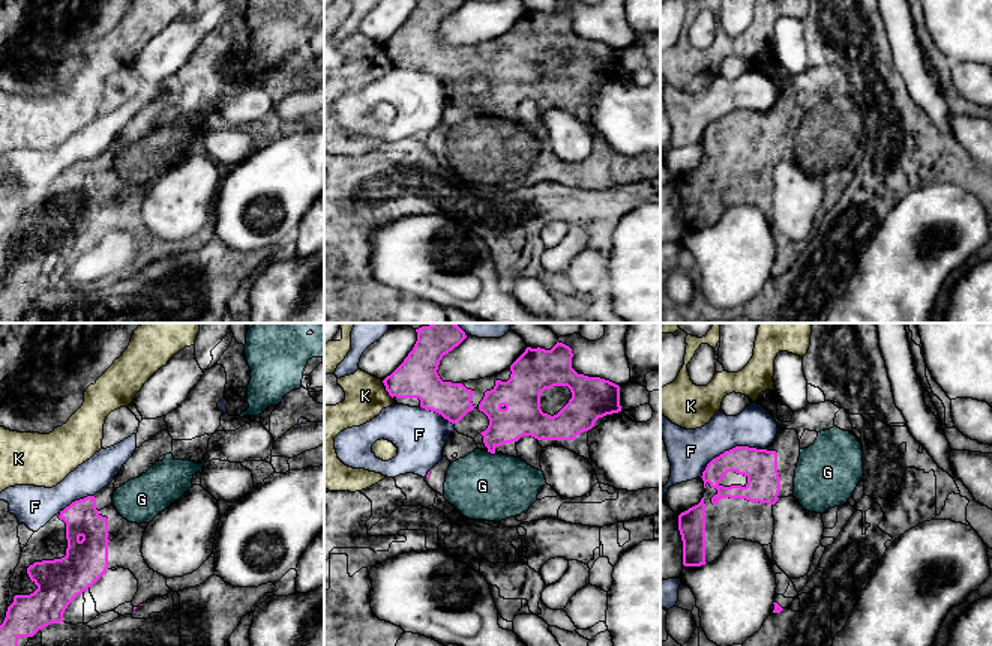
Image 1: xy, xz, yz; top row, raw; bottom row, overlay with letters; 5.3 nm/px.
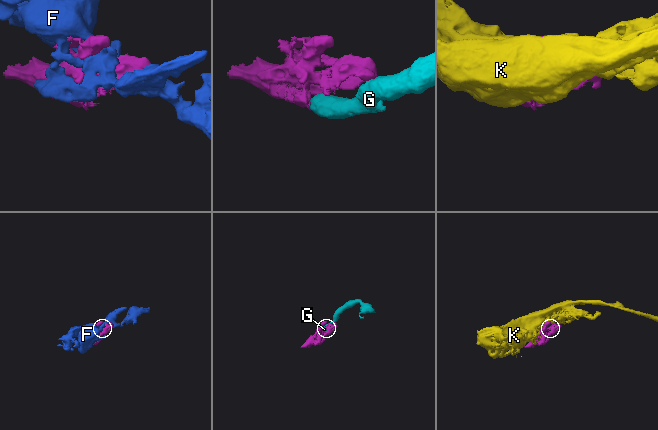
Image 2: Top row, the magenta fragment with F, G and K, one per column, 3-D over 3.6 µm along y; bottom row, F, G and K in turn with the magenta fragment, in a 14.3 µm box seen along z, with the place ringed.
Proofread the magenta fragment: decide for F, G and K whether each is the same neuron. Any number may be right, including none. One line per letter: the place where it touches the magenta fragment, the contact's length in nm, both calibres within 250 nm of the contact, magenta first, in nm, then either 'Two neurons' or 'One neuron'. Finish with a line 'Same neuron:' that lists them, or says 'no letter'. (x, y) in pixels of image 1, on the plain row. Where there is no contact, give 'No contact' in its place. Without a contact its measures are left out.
F: Touches magenta at yz (730, 113). Shared border 380 nm. Thickness 180 nm (magenta) against 240 nm. Two neurons
G: Touches magenta at xz (491, 116). Shared border 40 nm. Thickness 200 nm (magenta) against 360 nm. One neuron
K: Touches magenta at xz (386, 53). Shared border 120 nm. Thickness 220 nm (magenta) against 220 nm. Two neurons
Same neuron: G

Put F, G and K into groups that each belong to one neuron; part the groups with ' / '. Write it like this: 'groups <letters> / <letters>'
groups F / G / K

